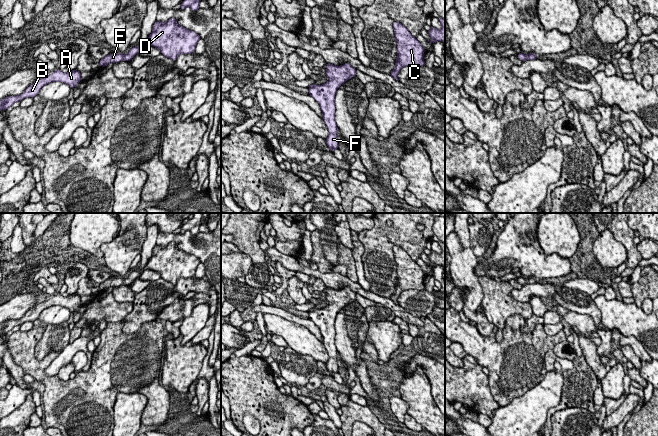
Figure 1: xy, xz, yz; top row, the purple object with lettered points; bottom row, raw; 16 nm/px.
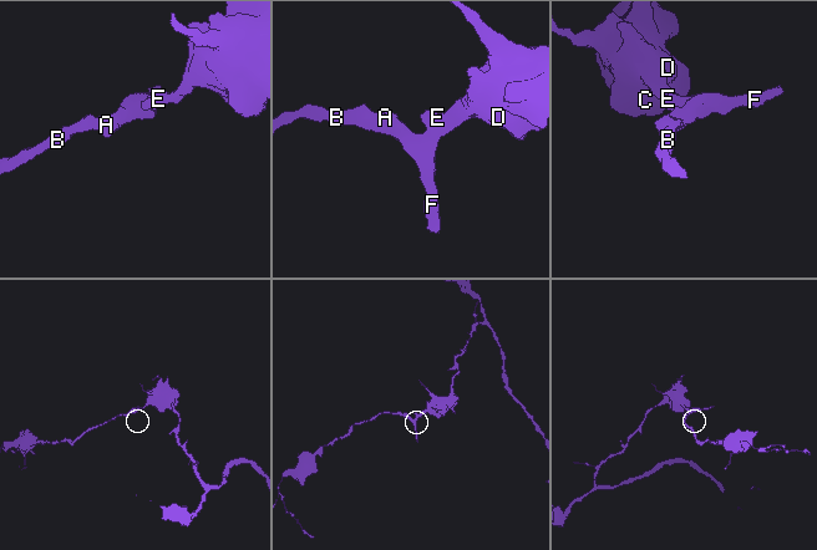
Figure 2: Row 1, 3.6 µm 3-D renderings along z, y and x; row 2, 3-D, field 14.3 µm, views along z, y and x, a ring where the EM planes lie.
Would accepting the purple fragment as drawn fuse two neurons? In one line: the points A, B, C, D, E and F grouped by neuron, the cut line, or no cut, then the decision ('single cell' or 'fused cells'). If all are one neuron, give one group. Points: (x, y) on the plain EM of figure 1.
A B C D E F; no cut; single cell

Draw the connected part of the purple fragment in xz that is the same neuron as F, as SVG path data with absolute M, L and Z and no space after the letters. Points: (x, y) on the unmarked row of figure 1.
M327 287L326 300L329 304L322 309L311 308L308 311L309 319L319 327L322 334L323 344L329 355L326 368L331 376L338 373L339 369L335 346L335 319L338 312L355 299L356 293L349 287L340 290Z

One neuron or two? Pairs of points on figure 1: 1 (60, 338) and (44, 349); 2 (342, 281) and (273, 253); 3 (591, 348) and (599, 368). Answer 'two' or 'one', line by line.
1: one
2: one
3: one

